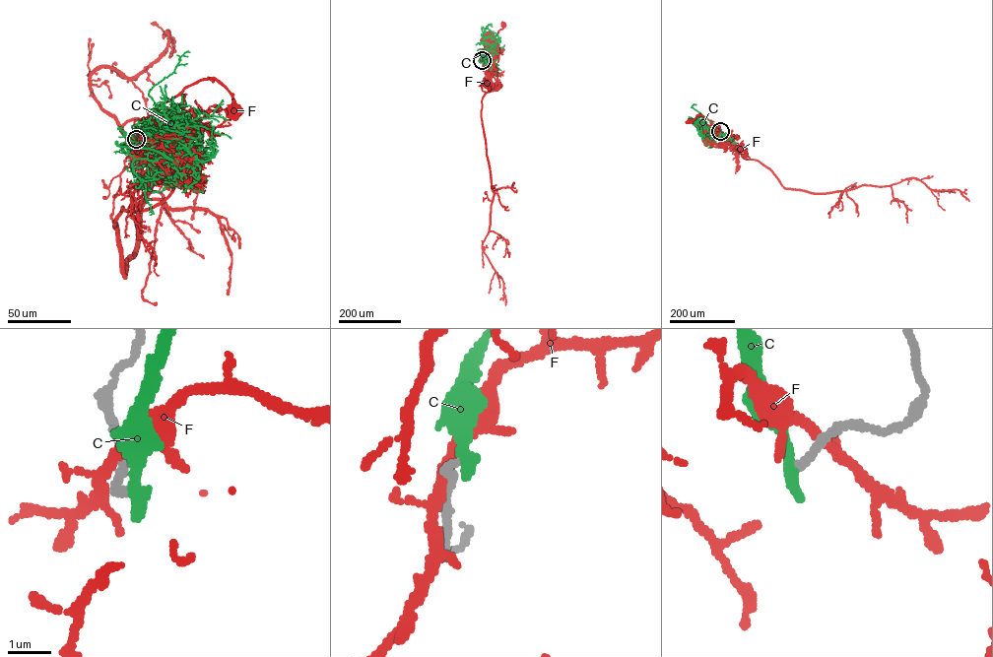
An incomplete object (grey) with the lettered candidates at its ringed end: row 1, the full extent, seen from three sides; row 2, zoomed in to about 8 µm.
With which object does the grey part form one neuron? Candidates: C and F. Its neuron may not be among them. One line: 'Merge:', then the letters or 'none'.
Merge: none

